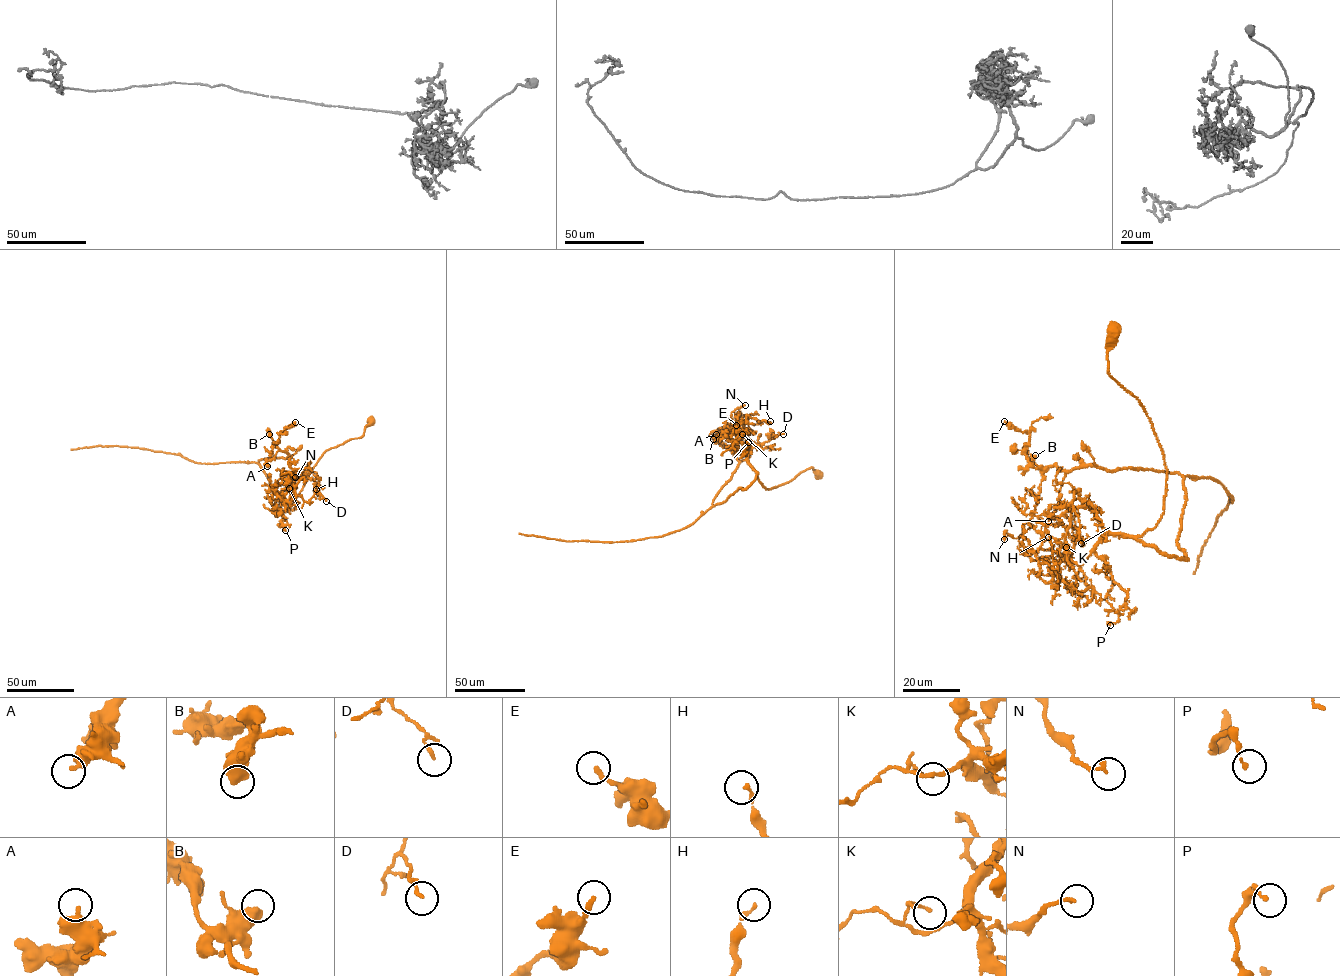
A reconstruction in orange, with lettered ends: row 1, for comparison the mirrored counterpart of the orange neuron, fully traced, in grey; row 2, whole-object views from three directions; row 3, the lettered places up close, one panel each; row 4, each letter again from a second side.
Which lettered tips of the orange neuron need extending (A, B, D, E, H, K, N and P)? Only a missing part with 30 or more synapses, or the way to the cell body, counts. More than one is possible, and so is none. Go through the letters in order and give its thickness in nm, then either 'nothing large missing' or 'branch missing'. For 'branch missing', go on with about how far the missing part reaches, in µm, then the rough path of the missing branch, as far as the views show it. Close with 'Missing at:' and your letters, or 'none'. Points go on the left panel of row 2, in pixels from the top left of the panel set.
A: 400 nm thick; nothing large missing
B: 600 nm thick; nothing large missing
D: 140 nm thick; nothing large missing
E: 200 nm thick; nothing large missing
H: 190 nm thick; nothing large missing
K: 120 nm thick; nothing large missing
N: 140 nm thick; nothing large missing
P: 140 nm thick; nothing large missing
Missing at: none

